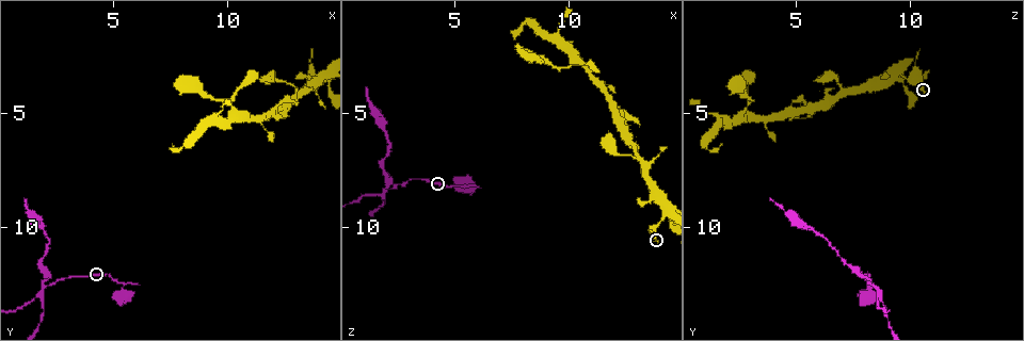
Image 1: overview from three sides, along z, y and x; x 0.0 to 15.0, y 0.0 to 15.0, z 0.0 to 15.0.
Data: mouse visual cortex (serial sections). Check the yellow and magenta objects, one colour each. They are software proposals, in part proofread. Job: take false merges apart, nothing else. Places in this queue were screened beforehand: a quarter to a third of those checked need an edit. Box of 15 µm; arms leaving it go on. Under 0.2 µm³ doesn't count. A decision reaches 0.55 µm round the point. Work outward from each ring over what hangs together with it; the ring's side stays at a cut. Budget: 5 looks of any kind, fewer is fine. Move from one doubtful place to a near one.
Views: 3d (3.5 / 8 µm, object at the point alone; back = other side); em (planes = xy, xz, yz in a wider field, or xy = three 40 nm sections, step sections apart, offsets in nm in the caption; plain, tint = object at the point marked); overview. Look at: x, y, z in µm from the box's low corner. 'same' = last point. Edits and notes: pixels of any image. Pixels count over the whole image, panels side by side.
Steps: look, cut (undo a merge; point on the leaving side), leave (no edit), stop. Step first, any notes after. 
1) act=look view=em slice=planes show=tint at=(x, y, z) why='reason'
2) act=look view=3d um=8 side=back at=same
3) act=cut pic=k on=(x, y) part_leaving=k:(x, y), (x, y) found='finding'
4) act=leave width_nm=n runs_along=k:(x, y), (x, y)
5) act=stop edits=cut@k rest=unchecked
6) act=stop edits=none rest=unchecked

act=look view=3d um=3.5 at=(5.3, 12.6, 8.2) why='abrupt turn'

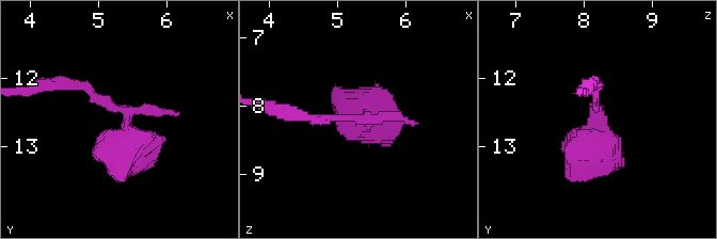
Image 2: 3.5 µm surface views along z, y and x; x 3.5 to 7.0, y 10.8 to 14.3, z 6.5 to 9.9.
act=look view=em slice=xy step=1 show=plain at=(5.40, 12.60, 8.15)

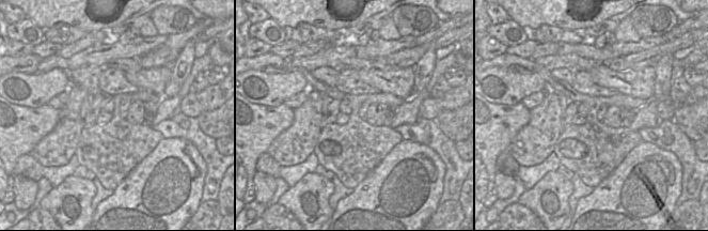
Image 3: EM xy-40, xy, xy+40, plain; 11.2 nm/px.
act=look view=em slice=xy step=1 show=tint at=same why='where the object lies'

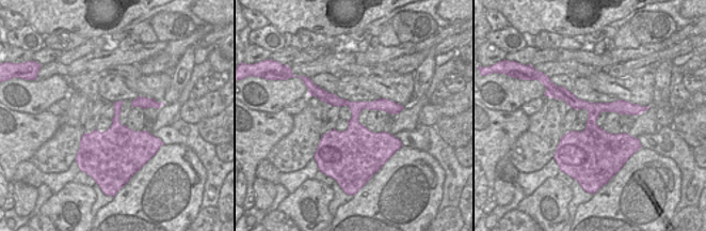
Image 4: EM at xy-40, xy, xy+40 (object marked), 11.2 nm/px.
act=leave found='continuous, no second cell'

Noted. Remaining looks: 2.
act=look view=3d um=3.5 at=(2.1, 12.5, 8.2) why='narrows sharply'

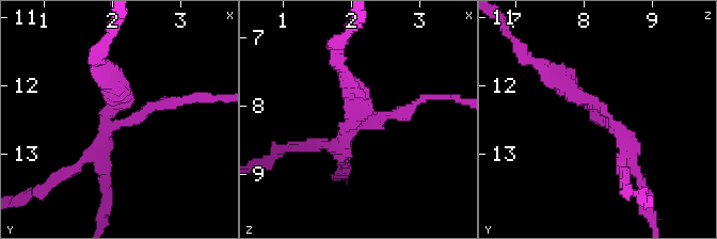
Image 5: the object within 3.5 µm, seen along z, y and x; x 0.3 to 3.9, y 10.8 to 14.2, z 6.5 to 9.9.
act=look view=em slice=xy step=5 show=tint at=(2.15, 12.50, 8.30) arms=3 arm_widths_nm=200,200,250 why='need the tissue'

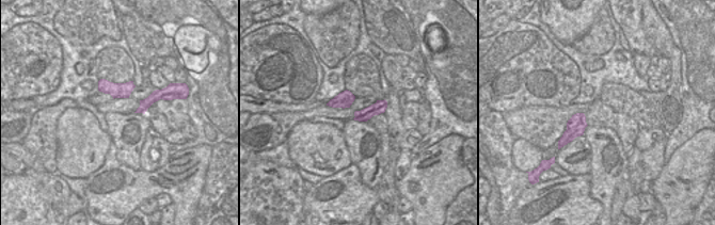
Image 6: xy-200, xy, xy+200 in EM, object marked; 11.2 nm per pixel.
act=cut pic=5 on=(362, 100) part_leaving=5:(354, 126), (337, 47) found='a second cell is stuck on'

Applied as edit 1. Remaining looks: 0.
act=stop edits=cut@5 rest=unchecked

